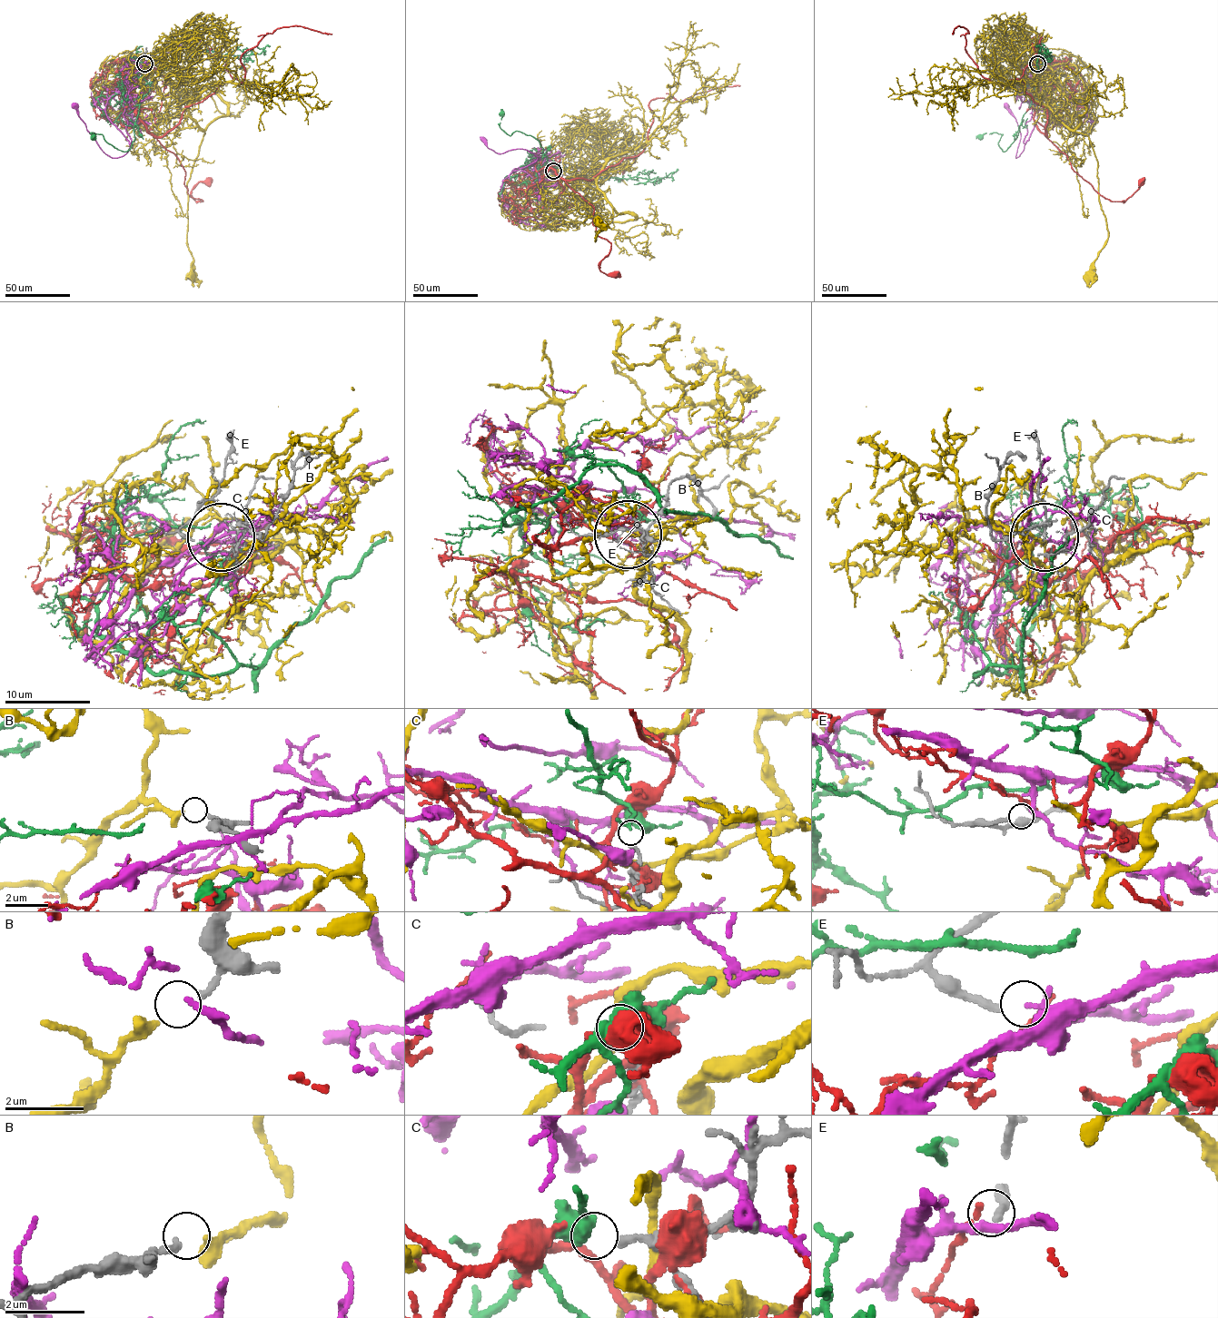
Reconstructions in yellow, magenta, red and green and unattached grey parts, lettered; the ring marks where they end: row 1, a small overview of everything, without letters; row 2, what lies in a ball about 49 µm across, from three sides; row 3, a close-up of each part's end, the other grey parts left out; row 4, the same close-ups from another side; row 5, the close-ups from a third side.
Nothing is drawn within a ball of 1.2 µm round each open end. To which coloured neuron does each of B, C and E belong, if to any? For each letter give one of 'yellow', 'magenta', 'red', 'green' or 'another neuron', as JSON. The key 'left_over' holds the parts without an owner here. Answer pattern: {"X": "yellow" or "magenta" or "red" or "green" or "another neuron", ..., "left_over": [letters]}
{"B": "yellow", "C": "green", "E": "magenta", "left_over": []}

